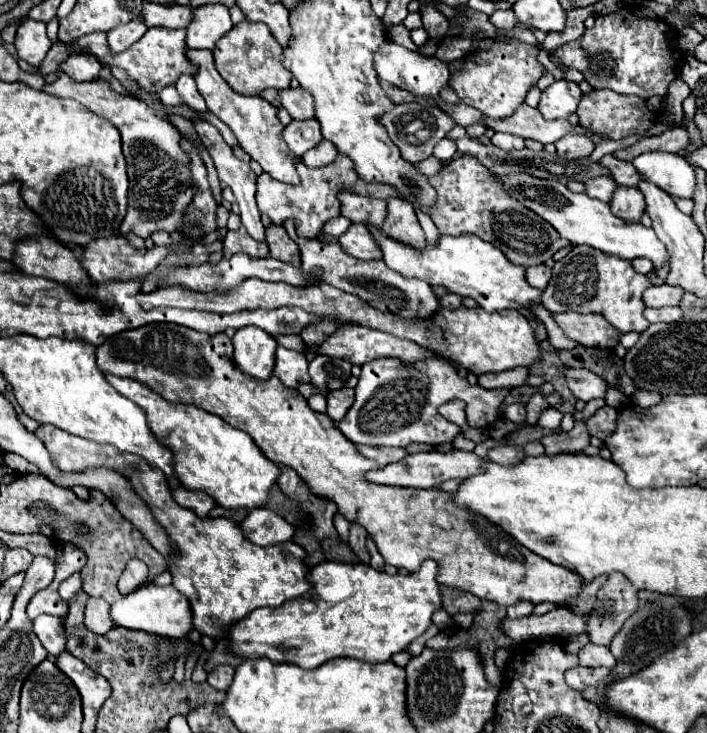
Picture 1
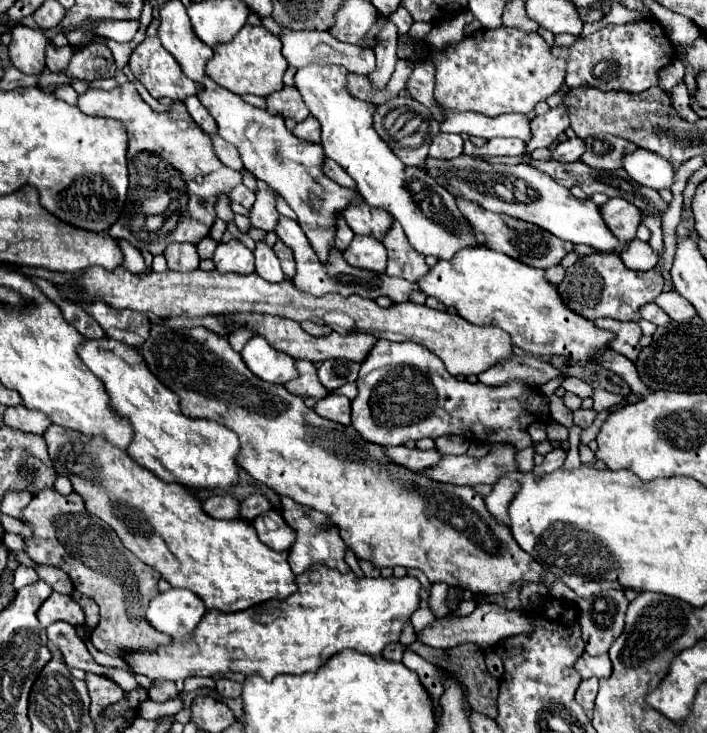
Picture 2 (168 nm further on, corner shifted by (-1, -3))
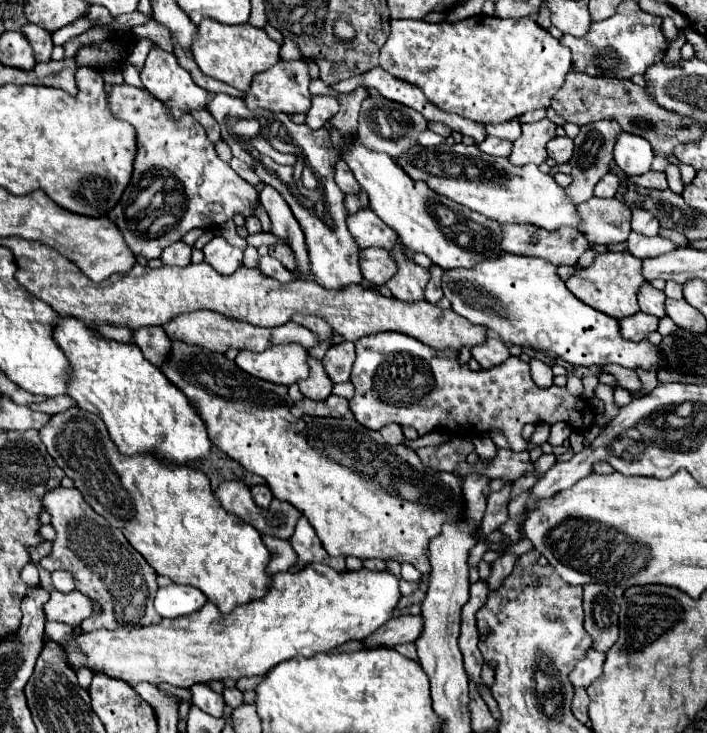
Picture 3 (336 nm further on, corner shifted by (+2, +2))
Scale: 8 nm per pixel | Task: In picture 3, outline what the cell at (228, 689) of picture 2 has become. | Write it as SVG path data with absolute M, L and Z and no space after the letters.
M225 687L225 689L223 689L223 697L225 697L225 701L227 701L233 709L243 703L243 693L241 693L237 687Z

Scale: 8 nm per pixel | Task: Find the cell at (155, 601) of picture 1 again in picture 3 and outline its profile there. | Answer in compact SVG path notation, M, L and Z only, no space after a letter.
M171 583L169 587L163 587L157 591L155 609L165 619L175 619L181 615L189 615L205 605L207 597L203 591L191 585L177 585Z

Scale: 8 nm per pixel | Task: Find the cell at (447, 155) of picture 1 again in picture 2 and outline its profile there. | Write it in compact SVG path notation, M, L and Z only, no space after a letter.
M438 134L434 140L432 140L432 146L430 146L430 156L434 158L456 158L462 154L462 138L458 134Z

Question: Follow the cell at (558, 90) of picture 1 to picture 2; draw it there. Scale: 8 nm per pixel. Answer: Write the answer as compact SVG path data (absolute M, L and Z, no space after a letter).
M564 106L560 108L552 108L550 112L536 116L530 122L530 130L532 130L532 138L526 142L526 154L534 152L536 148L550 148L550 144L570 126L568 114L564 110Z

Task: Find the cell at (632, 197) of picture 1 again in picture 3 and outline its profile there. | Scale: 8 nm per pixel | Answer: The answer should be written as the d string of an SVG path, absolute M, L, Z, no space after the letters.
M591 197L577 209L583 219L581 233L585 233L591 243L623 243L631 233L631 209L615 197Z

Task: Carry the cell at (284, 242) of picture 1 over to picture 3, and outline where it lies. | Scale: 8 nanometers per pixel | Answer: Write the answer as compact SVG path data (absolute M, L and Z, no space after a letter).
M275 243L275 245L269 247L269 255L275 257L277 261L281 261L289 271L295 271L295 257L293 257L289 245L285 245L285 243Z

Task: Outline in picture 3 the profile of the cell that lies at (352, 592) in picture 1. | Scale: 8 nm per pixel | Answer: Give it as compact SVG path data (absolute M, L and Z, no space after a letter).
M311 563L297 573L277 573L273 575L273 585L269 593L257 601L235 607L231 613L223 617L223 613L213 603L205 603L197 613L163 619L157 625L135 629L135 631L93 631L93 633L77 633L77 649L69 647L67 661L77 667L89 667L91 671L105 673L115 679L123 679L127 683L171 683L175 687L189 689L195 683L221 681L221 679L241 679L251 675L265 675L271 667L289 661L297 655L313 657L319 651L331 651L345 641L363 641L381 625L385 625L393 617L393 609L401 599L399 579L389 571L335 571L325 563Z

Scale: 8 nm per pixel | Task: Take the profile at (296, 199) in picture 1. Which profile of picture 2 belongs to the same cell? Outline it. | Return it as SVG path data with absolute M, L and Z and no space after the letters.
M258 182L256 204L250 210L250 222L254 228L270 232L276 226L278 210L274 206L274 198L276 198L276 194L270 190L270 186L264 182Z

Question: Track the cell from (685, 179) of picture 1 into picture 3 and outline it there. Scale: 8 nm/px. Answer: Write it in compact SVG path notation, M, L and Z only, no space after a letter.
M621 133L621 137L617 137L615 163L625 175L633 177L647 173L651 169L651 161L653 161L653 149L649 141L631 133Z

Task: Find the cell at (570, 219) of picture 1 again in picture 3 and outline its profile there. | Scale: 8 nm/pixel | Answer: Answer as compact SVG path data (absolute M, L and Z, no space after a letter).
M465 143L455 145L437 145L423 147L415 145L405 157L399 157L397 163L413 179L421 179L437 193L485 215L499 223L531 223L547 231L557 231L567 225L573 229L581 227L581 217L577 205L565 193L553 175L541 173L537 165L513 165L507 157L489 157L481 153L475 145L467 147Z

